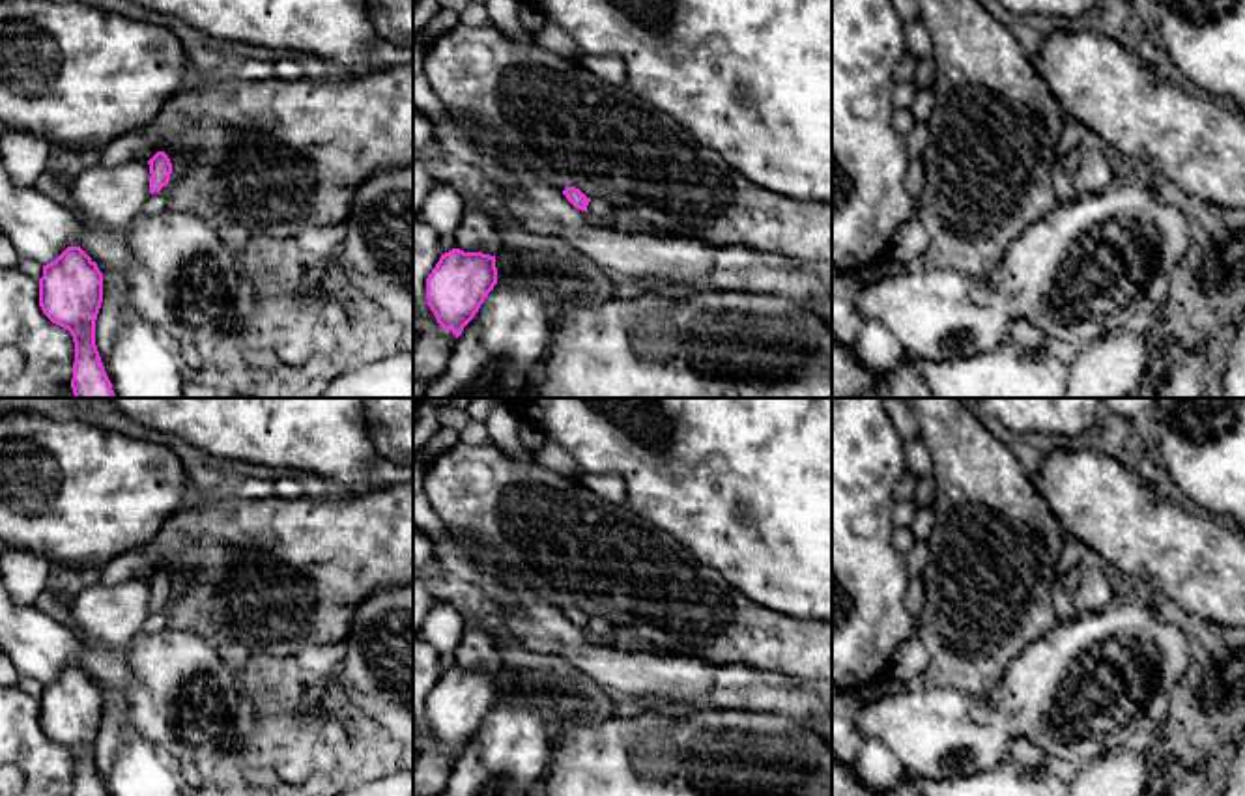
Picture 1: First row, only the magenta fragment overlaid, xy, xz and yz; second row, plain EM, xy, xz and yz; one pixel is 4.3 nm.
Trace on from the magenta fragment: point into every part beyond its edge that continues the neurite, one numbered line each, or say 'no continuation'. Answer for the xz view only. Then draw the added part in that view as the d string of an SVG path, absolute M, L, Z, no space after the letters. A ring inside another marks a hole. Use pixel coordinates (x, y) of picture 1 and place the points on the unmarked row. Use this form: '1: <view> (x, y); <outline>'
no continuation

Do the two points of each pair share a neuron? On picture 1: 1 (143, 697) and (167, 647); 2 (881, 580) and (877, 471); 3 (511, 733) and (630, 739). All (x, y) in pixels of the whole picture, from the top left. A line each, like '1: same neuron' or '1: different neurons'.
1: same neuron
2: same neuron
3: different neurons

